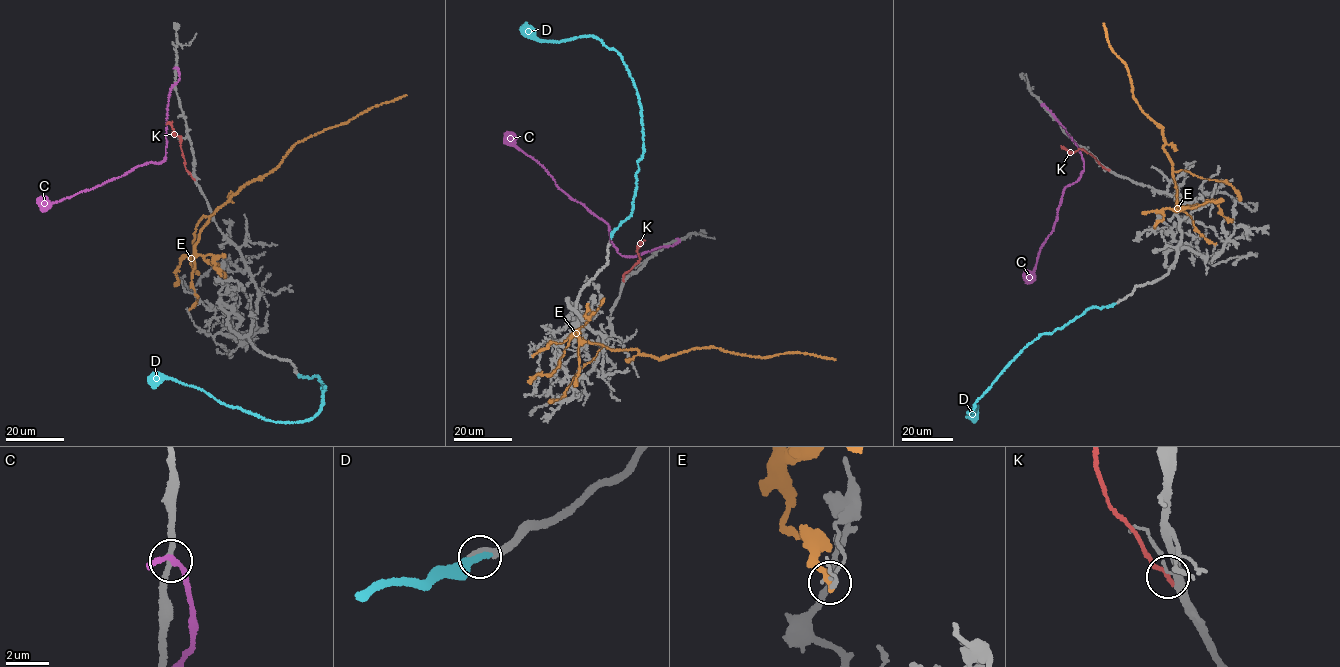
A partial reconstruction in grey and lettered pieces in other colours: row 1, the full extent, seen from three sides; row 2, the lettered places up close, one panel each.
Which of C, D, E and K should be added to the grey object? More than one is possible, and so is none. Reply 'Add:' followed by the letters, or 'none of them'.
Add: D

